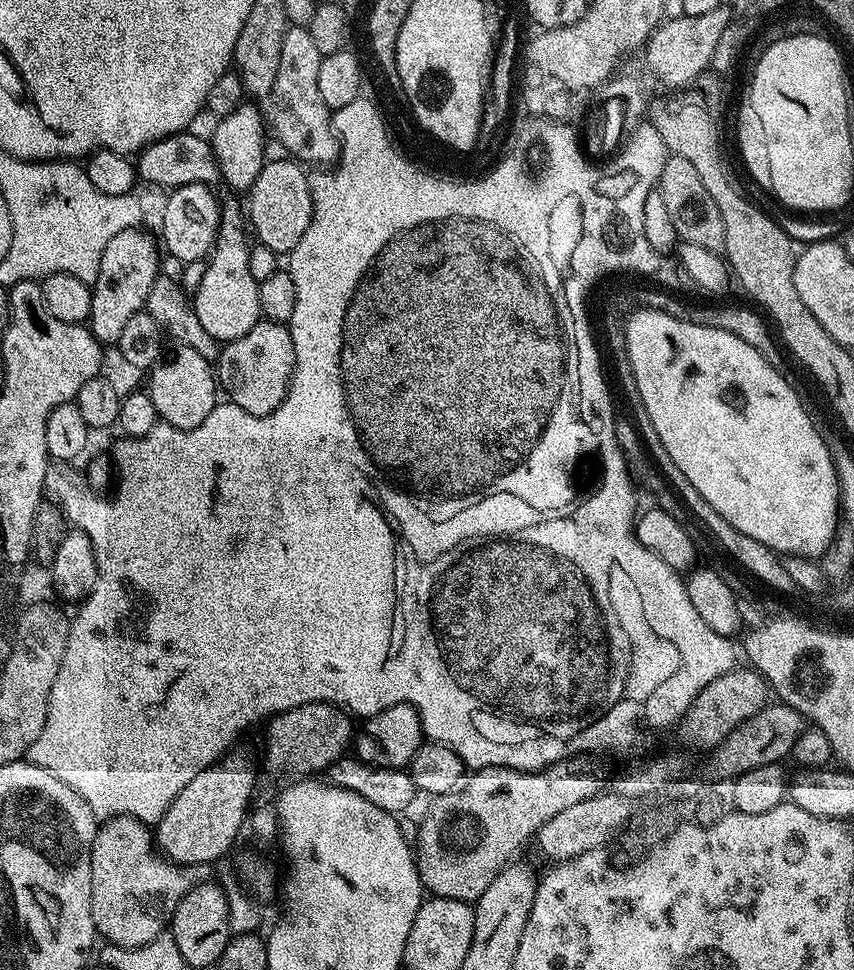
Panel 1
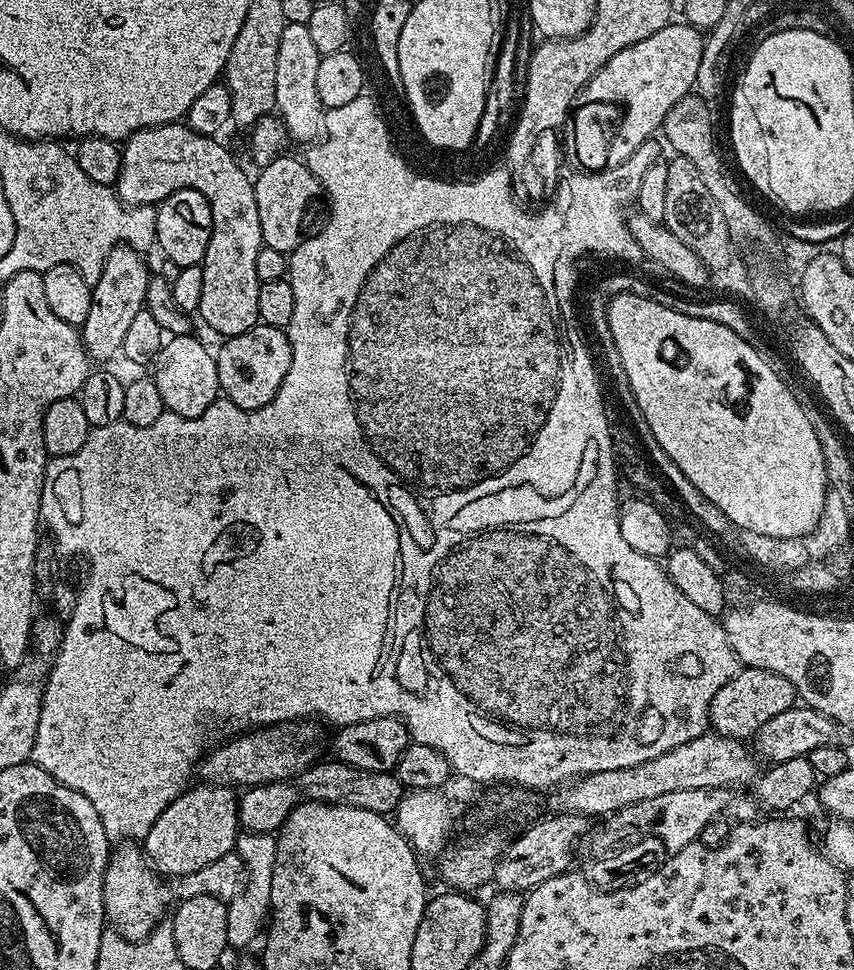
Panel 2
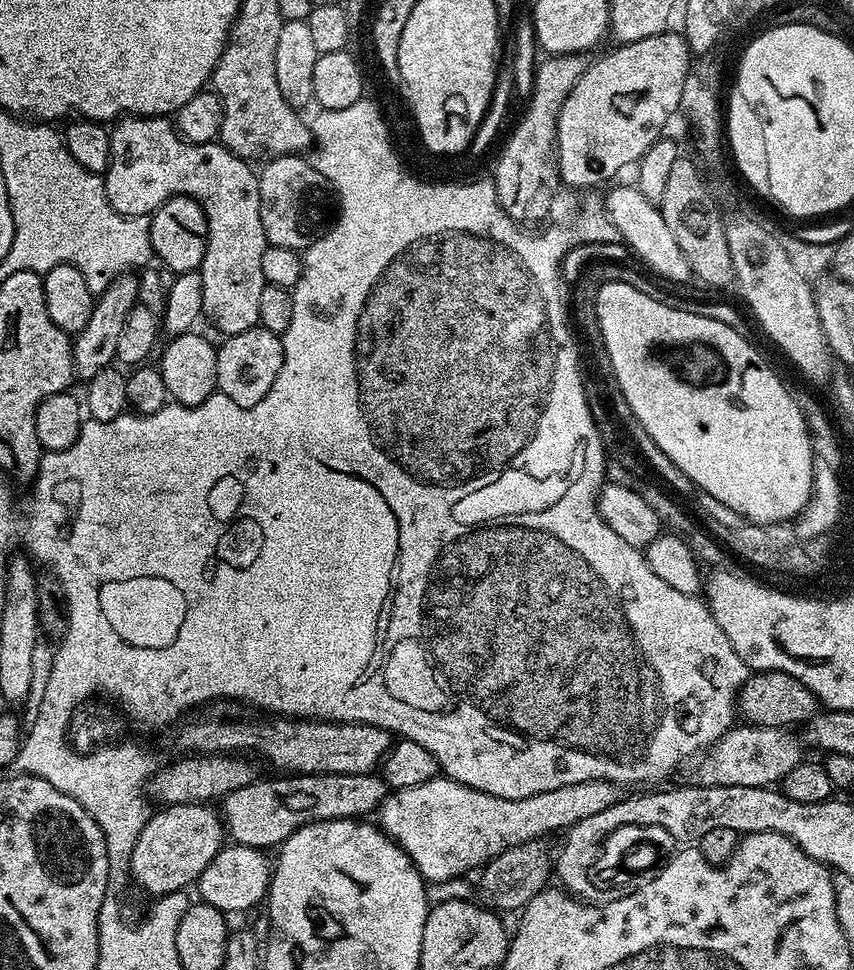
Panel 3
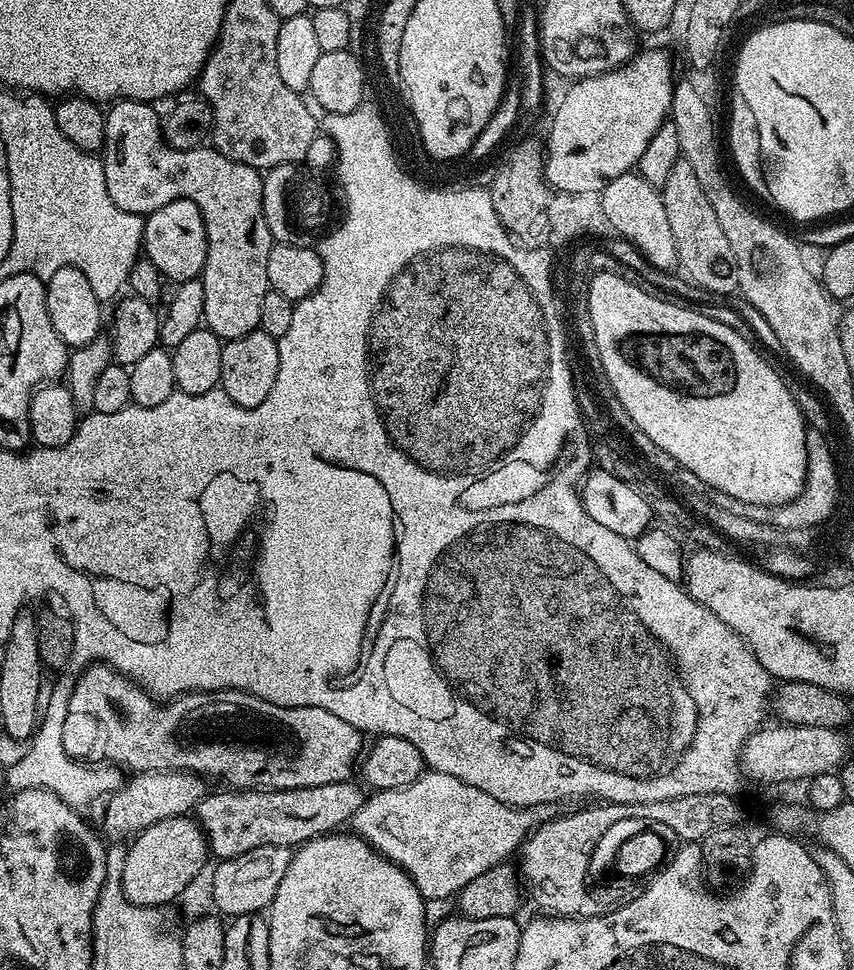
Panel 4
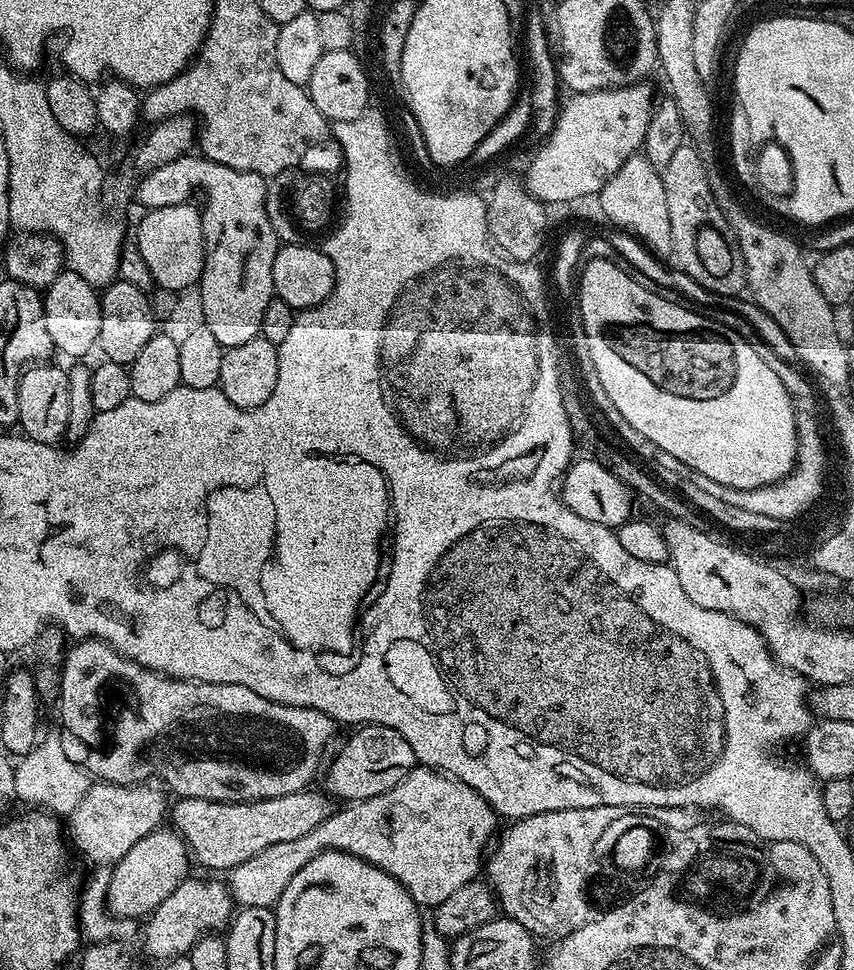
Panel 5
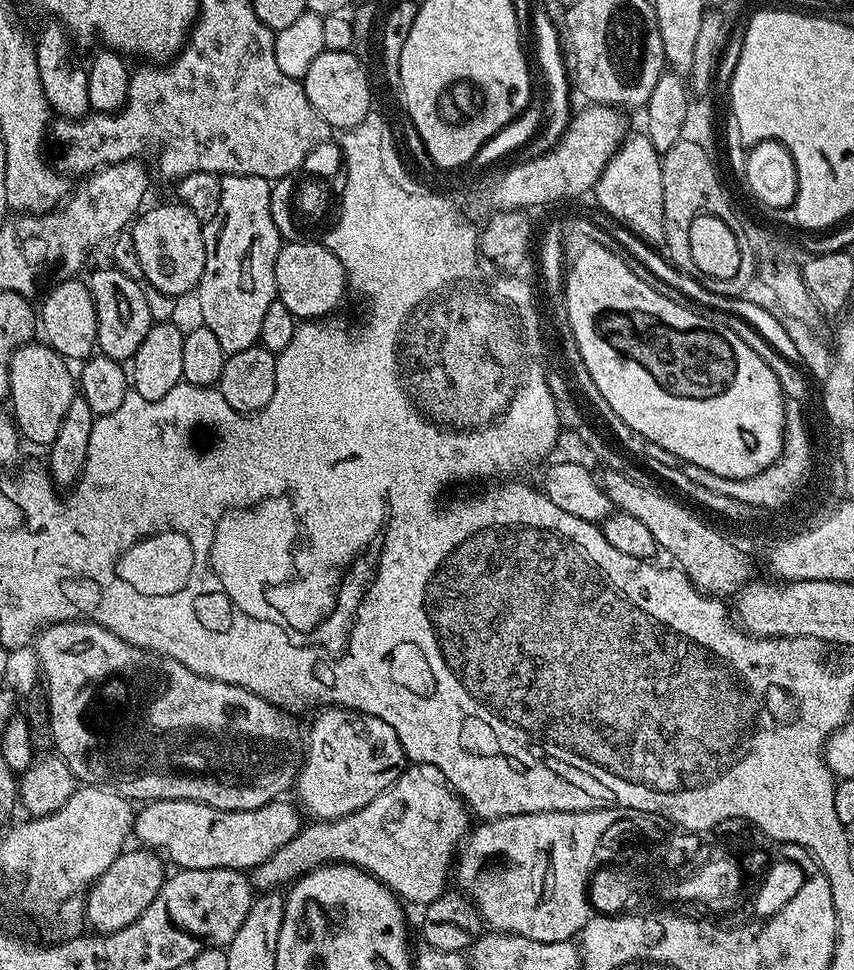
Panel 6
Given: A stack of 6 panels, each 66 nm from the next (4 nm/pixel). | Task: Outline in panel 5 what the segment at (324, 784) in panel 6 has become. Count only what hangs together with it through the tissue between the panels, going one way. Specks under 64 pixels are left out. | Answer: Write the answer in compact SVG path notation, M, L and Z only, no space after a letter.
M362 724L349 732L352 733L349 734L348 741L341 746L336 757L331 757L323 777L323 787L329 797L337 801L340 799L340 802L374 798L398 786L398 782L402 782L402 778L406 778L406 774L410 774L410 770L417 767L418 761L410 742L406 742L406 738L398 734L398 730L381 724Z

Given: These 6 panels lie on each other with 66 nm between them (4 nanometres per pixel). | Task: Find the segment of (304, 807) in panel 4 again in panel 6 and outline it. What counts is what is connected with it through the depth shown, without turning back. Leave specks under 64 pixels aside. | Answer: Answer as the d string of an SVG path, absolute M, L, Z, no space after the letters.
M174 798L173 800L149 799L144 809L134 816L134 836L143 847L166 858L169 865L186 870L214 870L215 868L235 868L251 870L257 868L266 858L270 858L286 842L290 842L301 830L302 812L295 803L287 804L287 799L271 800L266 806L254 810L218 810L202 802Z

